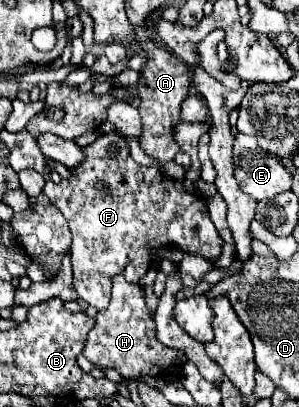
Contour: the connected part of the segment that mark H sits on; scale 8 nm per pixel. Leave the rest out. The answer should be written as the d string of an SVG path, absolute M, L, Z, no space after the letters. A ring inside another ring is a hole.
M121 275L113 277L111 303L105 311L99 311L95 327L89 331L85 341L83 353L93 365L115 369L125 379L137 379L139 375L161 377L169 373L169 369L181 367L187 361L185 353L161 345L161 341L155 337L155 319L147 309L143 289L139 285L129 285Z

